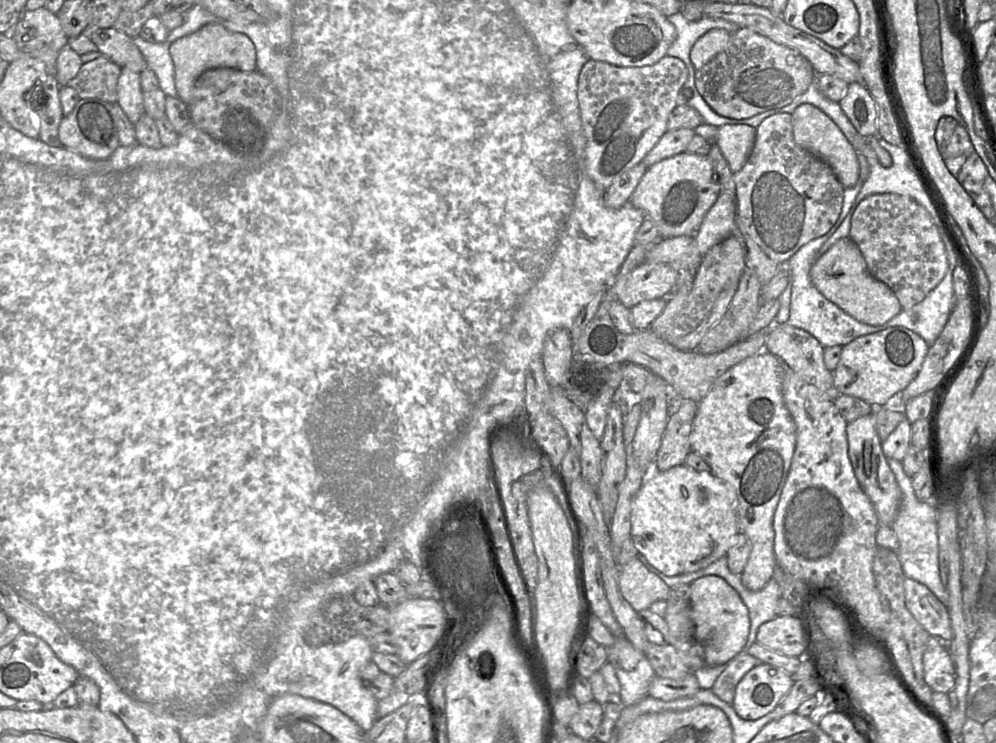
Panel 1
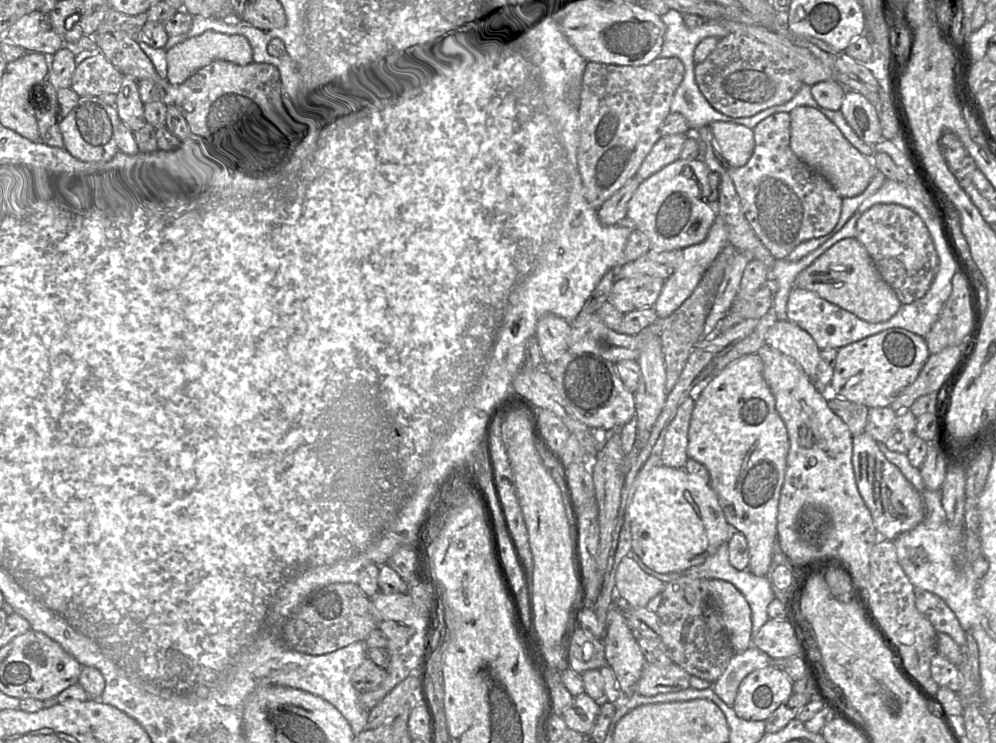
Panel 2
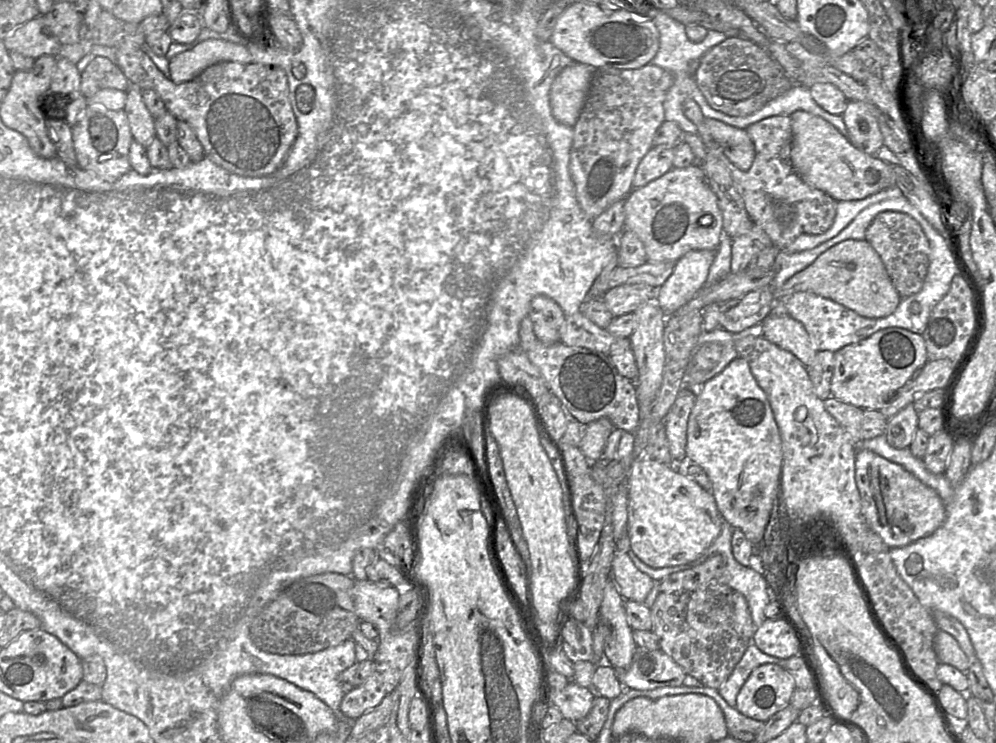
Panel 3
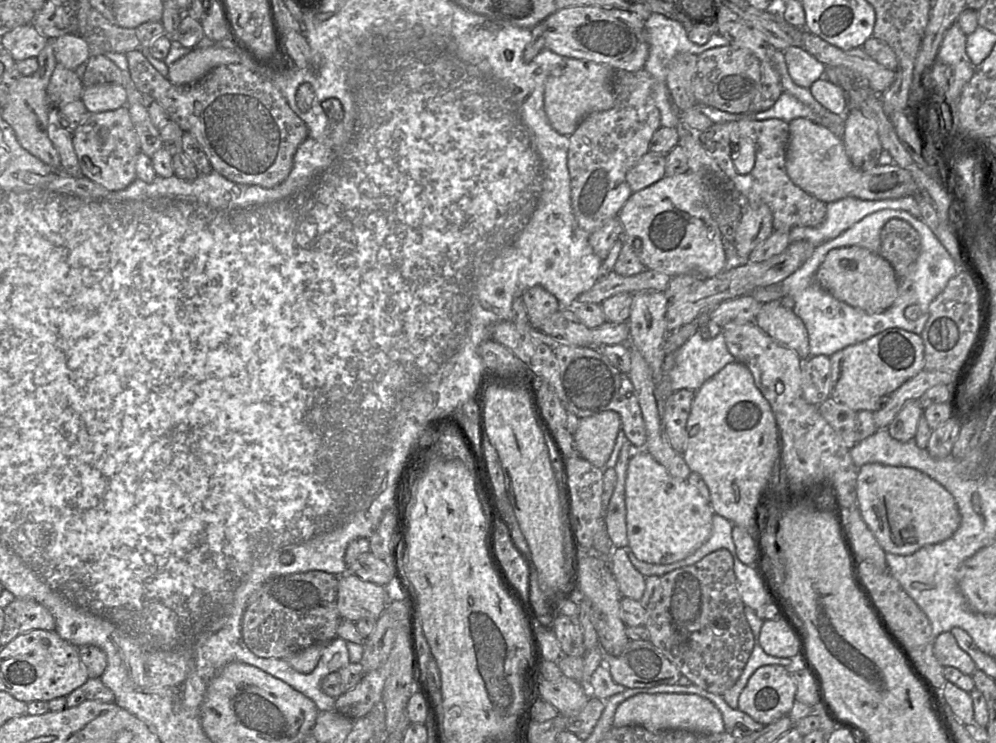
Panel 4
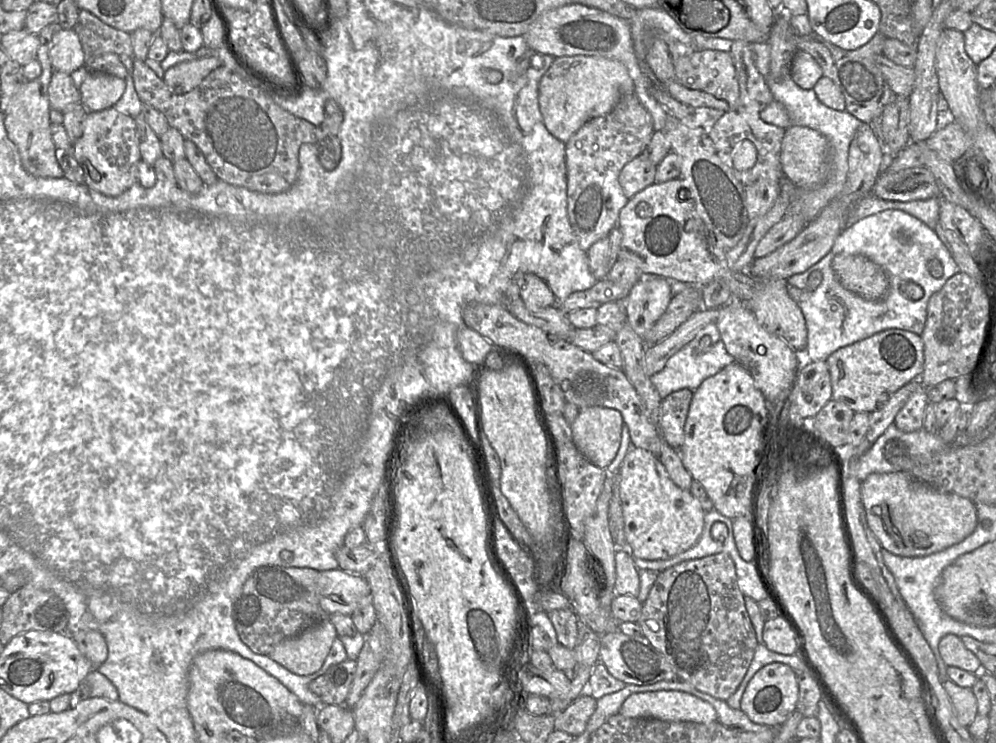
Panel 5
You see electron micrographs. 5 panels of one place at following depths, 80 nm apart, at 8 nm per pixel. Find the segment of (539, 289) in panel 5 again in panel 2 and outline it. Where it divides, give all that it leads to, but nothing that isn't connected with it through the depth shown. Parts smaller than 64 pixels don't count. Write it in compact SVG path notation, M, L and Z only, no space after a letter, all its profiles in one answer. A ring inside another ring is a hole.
M553 313L541 315L536 324L536 338L544 363L556 361L568 351L571 324Z

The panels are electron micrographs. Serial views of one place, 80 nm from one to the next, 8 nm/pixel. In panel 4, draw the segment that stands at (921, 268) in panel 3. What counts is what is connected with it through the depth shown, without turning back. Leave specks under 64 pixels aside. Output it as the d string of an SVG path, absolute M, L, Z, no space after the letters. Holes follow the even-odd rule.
M891 219L882 228L880 239L880 256L891 264L898 278L902 278L920 254L919 233L904 220Z

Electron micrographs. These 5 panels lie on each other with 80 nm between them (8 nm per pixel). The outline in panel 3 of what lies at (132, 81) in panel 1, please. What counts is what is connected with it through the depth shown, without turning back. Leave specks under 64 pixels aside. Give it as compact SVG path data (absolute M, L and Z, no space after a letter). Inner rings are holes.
M129 83L124 111L135 141L145 148L156 137L155 118L143 102L141 89Z

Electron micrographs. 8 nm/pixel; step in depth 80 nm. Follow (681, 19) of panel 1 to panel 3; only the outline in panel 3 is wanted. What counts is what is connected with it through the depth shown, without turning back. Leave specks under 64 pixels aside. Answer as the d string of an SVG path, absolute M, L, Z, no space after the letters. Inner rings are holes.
M664 12L657 15L653 22L660 34L660 44L650 64L670 72L673 78L680 72L685 75L691 61L701 59L711 48L727 39L722 32L708 30L703 41L692 42L687 37L686 26Z

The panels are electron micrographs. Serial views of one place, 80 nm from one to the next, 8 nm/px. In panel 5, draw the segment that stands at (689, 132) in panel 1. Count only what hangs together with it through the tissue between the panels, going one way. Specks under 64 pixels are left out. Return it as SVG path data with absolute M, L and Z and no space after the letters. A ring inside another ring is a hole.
M640 154L638 157L627 163L619 174L619 183L627 198L655 183L657 165Z

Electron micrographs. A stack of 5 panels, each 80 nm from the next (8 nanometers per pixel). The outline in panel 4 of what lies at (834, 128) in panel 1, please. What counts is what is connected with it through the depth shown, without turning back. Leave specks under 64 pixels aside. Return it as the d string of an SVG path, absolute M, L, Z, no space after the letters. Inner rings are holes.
M806 118L789 123L786 172L792 182L825 203L854 197L861 200L887 200L913 196L918 187L910 172L892 165L876 165L868 170L854 167L843 139L827 127Z

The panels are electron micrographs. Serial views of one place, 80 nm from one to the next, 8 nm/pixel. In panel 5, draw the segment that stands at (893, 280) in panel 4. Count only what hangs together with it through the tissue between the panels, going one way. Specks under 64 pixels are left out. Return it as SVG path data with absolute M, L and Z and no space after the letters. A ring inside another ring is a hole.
M838 254L832 261L832 269L840 284L866 300L877 300L889 287L885 271L862 255Z

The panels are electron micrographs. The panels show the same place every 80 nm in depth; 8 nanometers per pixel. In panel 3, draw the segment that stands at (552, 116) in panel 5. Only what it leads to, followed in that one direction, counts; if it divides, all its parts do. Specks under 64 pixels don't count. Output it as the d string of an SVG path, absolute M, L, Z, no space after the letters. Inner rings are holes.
M575 62L556 76L550 89L550 106L559 123L572 128L575 126L595 71L593 66Z

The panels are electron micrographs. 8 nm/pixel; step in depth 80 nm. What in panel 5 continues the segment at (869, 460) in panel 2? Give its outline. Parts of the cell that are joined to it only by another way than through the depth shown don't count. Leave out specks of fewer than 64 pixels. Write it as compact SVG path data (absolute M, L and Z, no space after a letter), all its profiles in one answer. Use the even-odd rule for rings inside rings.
M903 471L870 474L861 482L861 498L871 532L883 549L898 556L939 552L964 540L978 524L975 503L919 482Z

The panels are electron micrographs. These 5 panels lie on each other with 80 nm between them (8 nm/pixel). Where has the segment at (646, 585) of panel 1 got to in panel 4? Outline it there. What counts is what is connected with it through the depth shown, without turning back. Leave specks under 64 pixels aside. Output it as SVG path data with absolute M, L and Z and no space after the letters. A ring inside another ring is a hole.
M623 548L611 552L609 567L621 596L639 601L645 591L645 577L632 565Z

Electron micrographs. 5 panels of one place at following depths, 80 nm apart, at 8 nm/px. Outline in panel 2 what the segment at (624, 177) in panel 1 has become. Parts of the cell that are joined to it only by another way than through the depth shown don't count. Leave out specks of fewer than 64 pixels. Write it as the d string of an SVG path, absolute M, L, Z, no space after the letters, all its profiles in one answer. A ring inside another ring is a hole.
M632 177L600 206L597 213L603 225L616 225L626 218L628 203L640 183L637 177Z

